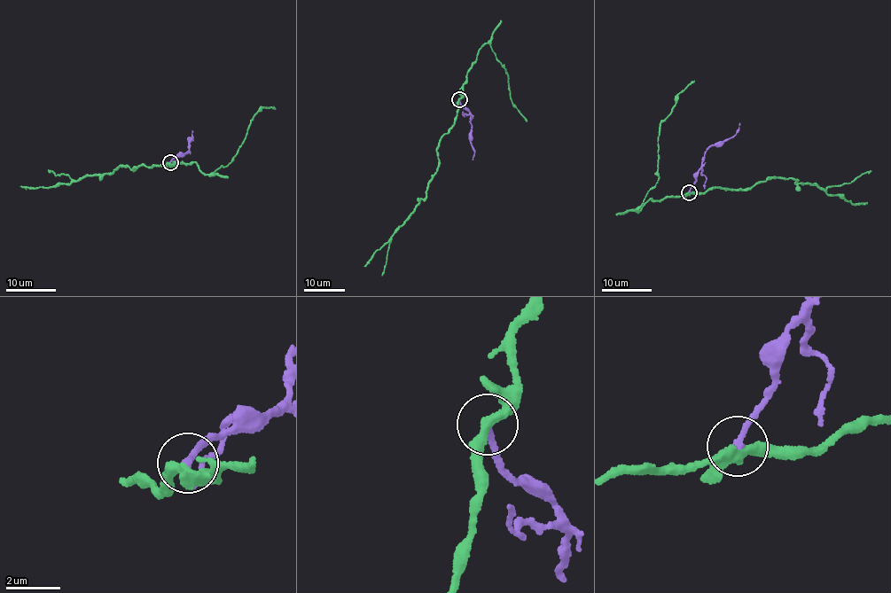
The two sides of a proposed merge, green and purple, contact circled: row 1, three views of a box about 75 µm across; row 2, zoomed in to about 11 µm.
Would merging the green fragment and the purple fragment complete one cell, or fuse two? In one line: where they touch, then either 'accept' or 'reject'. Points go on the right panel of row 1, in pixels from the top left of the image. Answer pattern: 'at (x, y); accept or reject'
at (689, 192); reject

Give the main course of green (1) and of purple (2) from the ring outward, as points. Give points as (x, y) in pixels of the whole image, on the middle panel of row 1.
1: (459, 99), (457, 120), (436, 150), (436, 172), (427, 184), (425, 198), (363, 266)
2: (459, 99), (472, 116), (470, 141), (474, 152), (472, 159)

